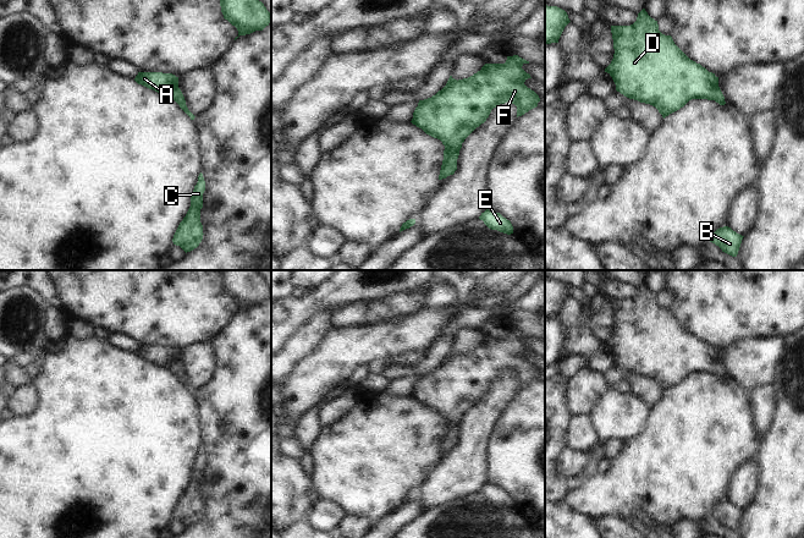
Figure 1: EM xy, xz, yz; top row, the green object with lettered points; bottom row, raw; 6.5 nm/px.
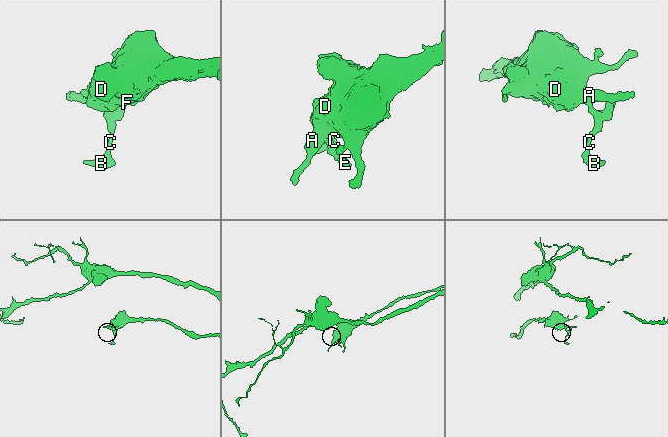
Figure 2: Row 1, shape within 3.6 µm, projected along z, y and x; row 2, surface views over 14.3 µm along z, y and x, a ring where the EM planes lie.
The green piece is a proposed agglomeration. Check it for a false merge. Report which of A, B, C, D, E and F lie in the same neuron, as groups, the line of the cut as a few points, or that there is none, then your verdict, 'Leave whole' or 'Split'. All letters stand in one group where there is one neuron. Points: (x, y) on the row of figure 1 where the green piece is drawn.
Groups: A B C D E F. No split. Leave whole

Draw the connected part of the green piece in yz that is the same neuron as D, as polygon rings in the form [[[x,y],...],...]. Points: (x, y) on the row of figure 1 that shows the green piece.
[[[645,9],[630,26],[611,26],[613,59],[605,68],[616,90],[629,99],[655,106],[665,119],[683,108],[692,99],[715,100],[725,105],[725,97],[718,87],[718,77],[690,60],[673,42],[671,35],[659,31],[657,21]]]

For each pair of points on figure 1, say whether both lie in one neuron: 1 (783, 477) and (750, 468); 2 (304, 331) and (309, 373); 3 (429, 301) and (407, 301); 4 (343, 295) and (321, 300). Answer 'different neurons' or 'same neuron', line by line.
1: different neurons
2: different neurons
3: different neurons
4: same neuron

